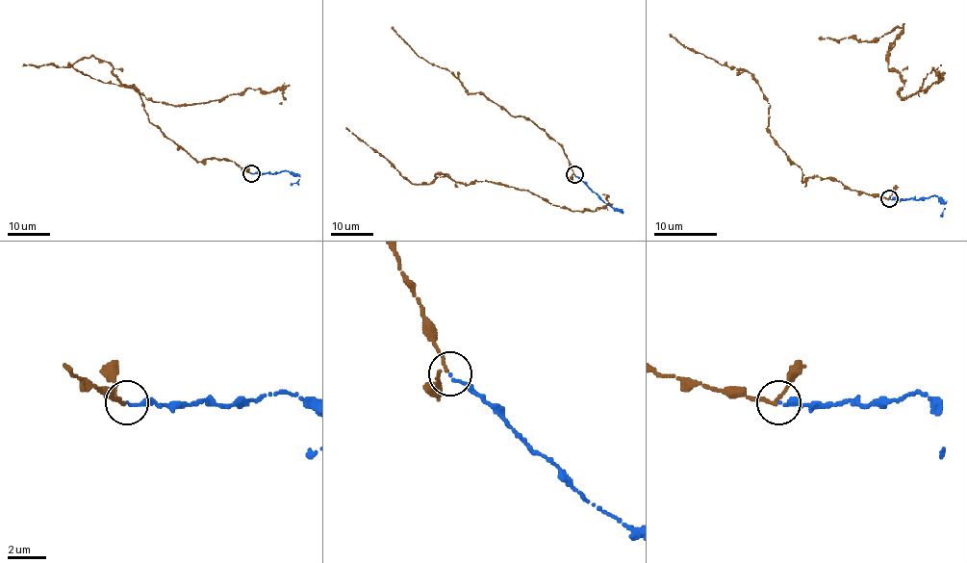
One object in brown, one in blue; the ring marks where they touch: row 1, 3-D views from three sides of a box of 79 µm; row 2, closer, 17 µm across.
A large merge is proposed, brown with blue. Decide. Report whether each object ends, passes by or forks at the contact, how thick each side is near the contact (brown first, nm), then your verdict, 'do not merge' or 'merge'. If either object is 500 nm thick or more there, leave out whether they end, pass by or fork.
brown passes by; blue ends; calibres 170 and 140 nm; merge

